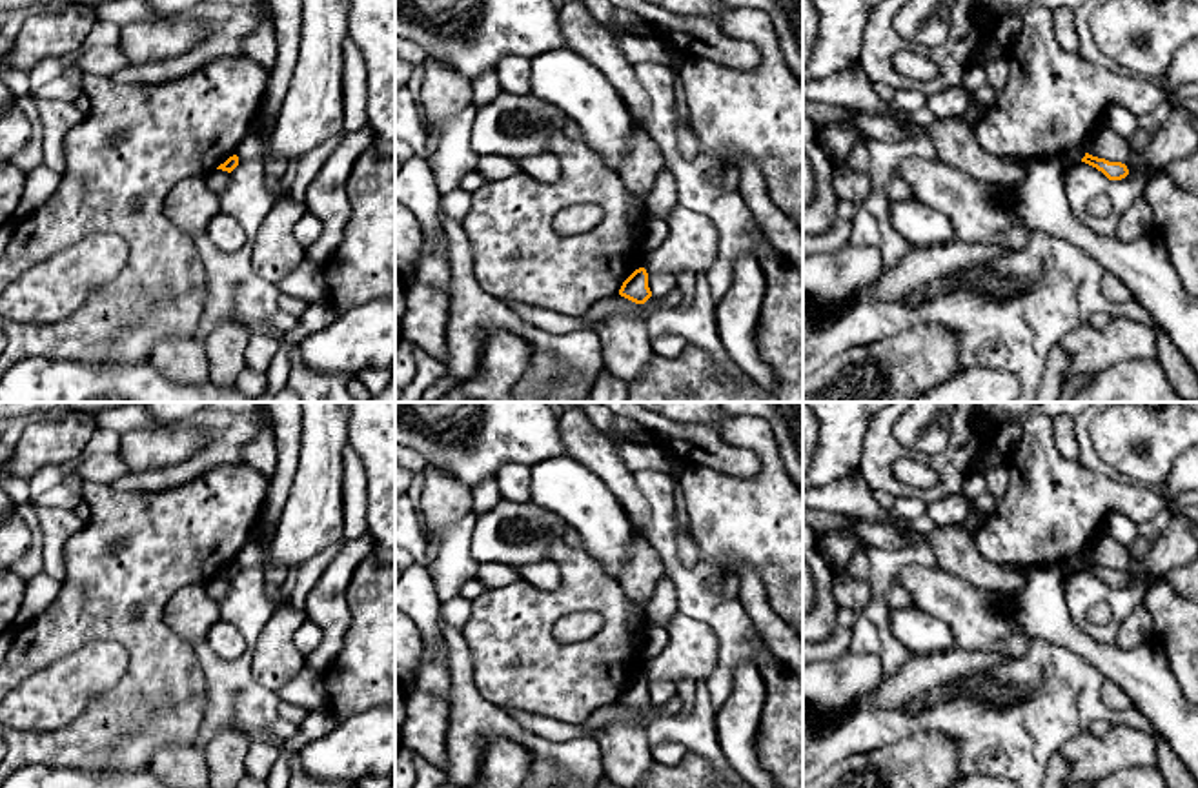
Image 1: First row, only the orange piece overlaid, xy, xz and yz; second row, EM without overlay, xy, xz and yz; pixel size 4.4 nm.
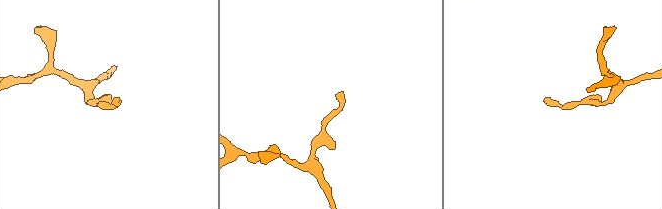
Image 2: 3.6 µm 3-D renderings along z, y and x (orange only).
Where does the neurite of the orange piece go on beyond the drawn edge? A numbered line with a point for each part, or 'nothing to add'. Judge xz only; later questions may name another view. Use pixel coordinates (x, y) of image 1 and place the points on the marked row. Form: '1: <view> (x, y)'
nothing to add

